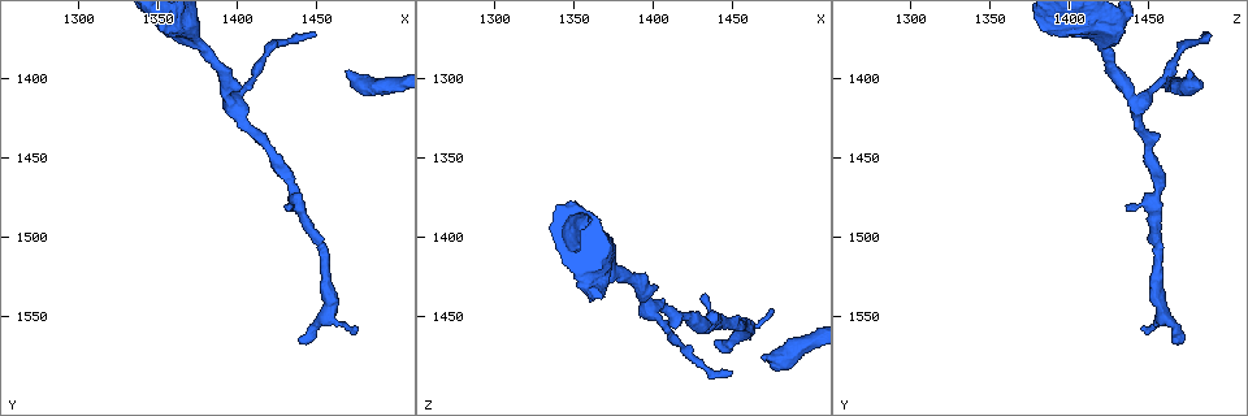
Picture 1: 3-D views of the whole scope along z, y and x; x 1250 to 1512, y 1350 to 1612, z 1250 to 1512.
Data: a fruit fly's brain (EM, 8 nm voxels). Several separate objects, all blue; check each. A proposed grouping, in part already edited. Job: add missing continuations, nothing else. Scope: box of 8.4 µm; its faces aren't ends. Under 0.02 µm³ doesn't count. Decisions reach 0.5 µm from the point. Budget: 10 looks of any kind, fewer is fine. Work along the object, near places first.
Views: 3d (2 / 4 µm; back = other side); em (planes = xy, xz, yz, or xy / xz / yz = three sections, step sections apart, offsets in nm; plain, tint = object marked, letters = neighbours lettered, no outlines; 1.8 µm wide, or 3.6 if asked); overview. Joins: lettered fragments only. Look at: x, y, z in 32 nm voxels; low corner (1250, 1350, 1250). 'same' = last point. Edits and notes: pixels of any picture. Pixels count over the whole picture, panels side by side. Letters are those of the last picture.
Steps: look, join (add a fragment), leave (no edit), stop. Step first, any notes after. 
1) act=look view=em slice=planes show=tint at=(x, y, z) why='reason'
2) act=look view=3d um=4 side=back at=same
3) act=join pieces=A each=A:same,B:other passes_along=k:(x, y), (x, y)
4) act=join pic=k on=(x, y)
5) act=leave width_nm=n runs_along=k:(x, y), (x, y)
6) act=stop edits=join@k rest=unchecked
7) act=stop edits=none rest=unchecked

act=look view=em slice=xy step=16 show=letters at=(1432, 1482, 1436) why='free end'

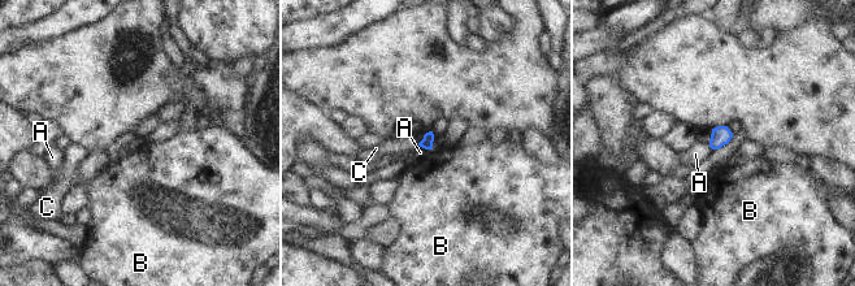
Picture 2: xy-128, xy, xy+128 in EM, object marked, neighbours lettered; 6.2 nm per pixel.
act=look view=em slice=planes show=letters at=same

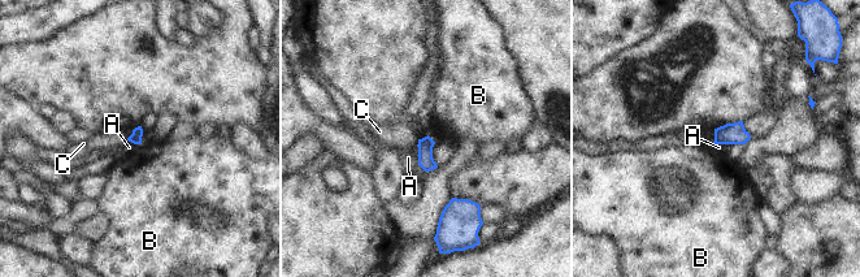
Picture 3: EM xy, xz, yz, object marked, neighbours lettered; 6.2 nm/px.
act=leave each=A:other,B:other,C:other border=3:(416, 146), (418, 163) found='none of them fits'

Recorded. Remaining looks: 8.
act=look view=em slice=planes show=letters at=(1436, 1564, 1464) why='free end'

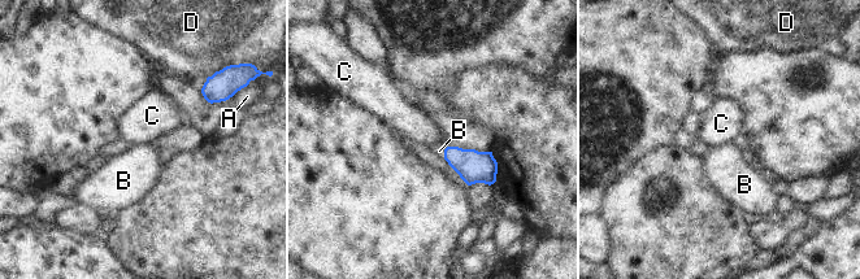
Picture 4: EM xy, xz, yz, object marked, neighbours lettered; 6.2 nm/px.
act=join pic=4 on=(439, 151) each=A:other,B:same,C:other,D:other passes_along=4:(473, 166), (444, 152), (439, 151) found='the neuron continues'

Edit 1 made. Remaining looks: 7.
act=look view=em slice=xy step=8 show=letters at=(1450, 1372, 1484) why='thin end'

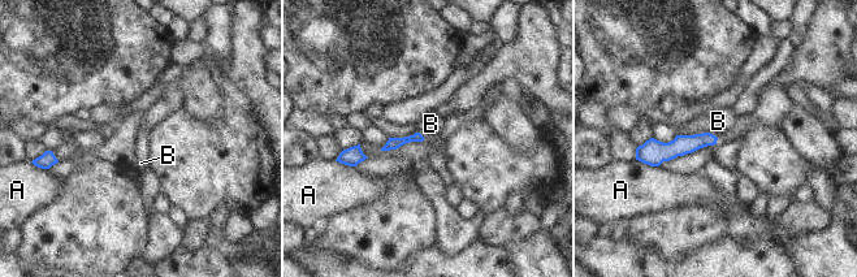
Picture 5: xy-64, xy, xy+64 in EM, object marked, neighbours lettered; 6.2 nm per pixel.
act=leave longest_contact=B:260nm each=A:other,B:other found='none of them fits'

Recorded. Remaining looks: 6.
act=look view=em slice=planes show=plain at=(1396, 1416, 1444) why='abrupt turn'

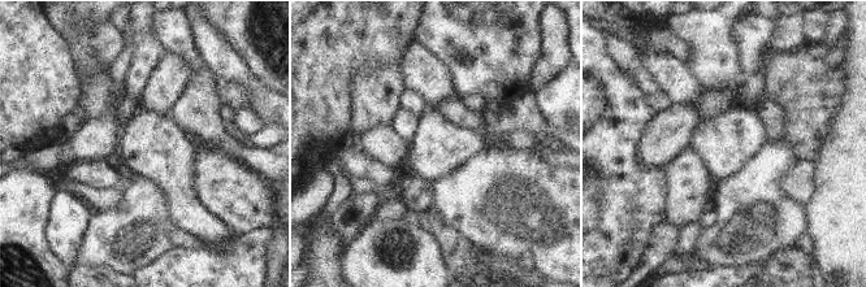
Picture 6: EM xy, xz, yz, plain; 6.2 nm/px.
act=look view=em slice=planes show=letters at=same why='see the neighbours'

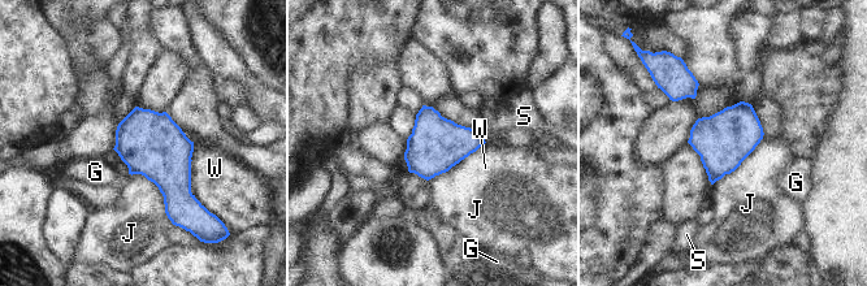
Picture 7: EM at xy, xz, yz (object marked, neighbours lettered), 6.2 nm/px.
act=leave each=G:other,J:other,S:other,W:other found='none of them fits'

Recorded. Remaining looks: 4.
act=stop edits=join@4 rest=unchecked

